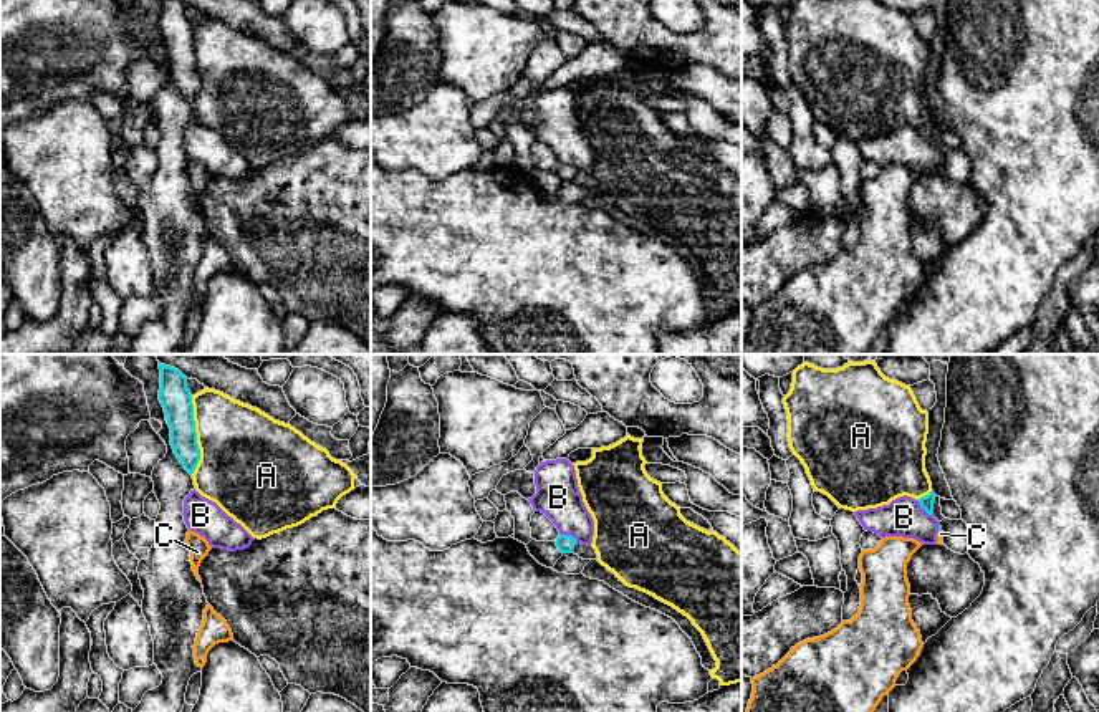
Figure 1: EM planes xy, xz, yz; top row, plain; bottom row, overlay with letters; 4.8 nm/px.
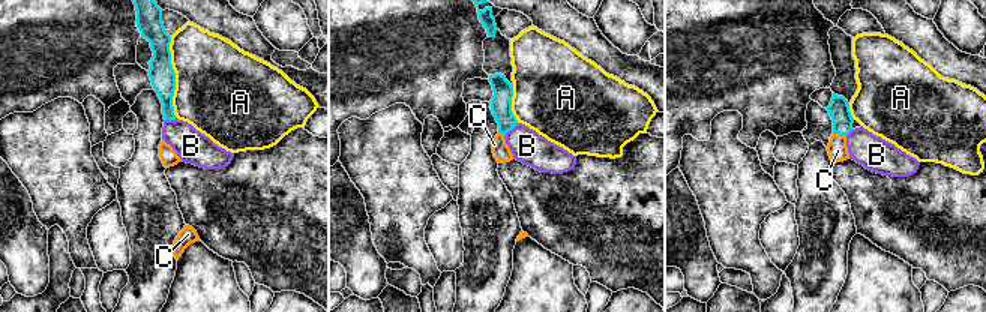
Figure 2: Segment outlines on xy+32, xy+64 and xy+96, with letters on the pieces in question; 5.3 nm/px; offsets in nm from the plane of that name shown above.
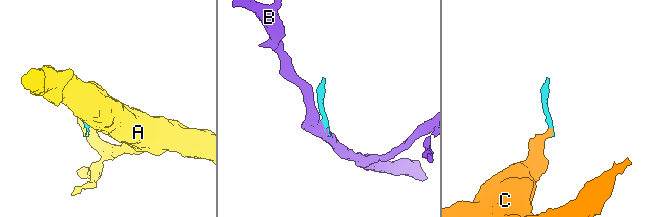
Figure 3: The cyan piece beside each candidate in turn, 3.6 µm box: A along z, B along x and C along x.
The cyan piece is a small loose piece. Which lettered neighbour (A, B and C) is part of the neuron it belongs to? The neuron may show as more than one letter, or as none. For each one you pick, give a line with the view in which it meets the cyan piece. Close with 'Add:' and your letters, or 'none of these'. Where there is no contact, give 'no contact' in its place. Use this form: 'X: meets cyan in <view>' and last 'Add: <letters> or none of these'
C: no contact
Add: C

